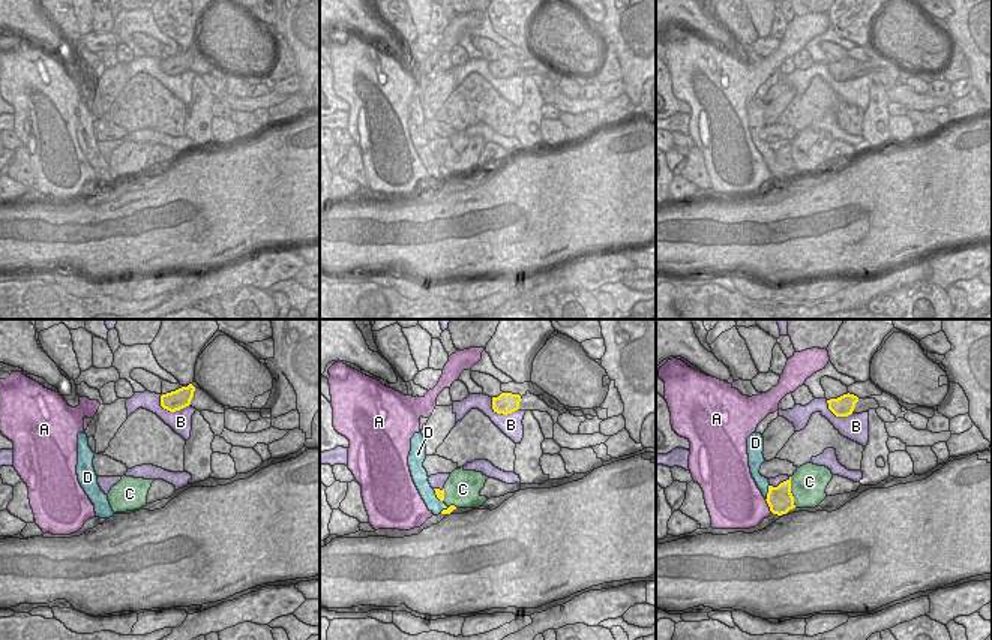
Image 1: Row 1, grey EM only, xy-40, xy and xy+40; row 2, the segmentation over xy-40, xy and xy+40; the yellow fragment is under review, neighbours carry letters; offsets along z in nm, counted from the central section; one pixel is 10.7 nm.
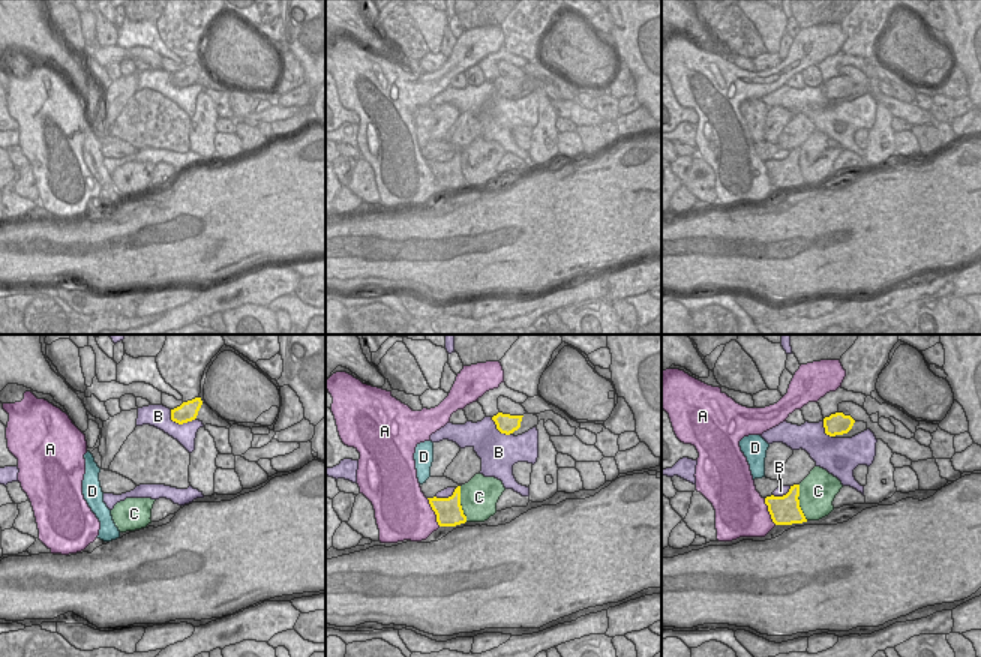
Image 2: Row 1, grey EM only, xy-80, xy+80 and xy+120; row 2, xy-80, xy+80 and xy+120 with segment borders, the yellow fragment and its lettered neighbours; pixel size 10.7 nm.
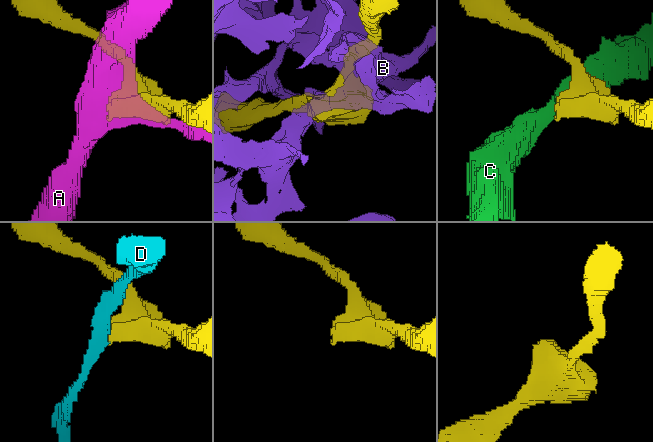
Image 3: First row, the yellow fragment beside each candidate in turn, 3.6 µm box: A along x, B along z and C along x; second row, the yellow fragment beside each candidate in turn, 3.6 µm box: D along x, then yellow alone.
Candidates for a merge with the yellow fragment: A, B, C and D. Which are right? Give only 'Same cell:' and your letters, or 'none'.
Same cell: none

